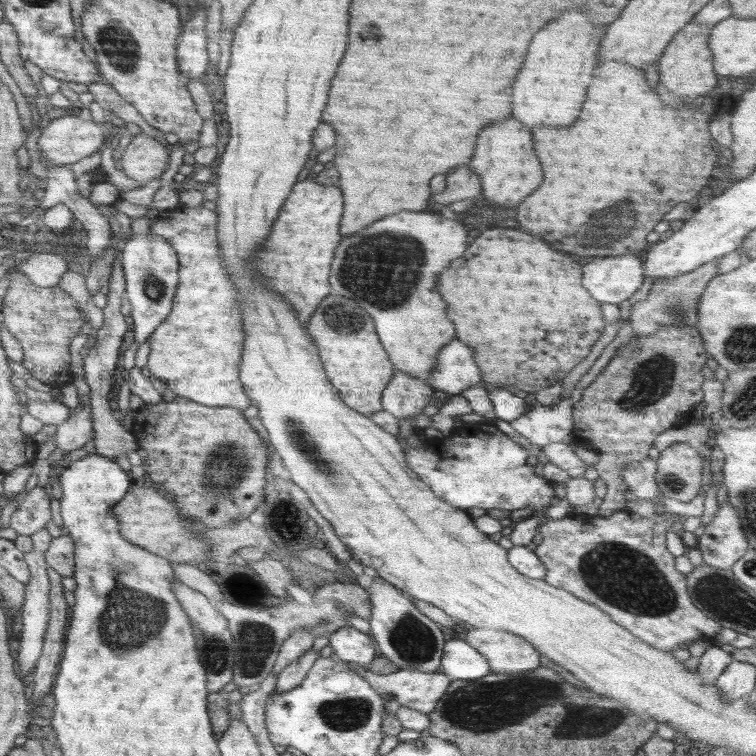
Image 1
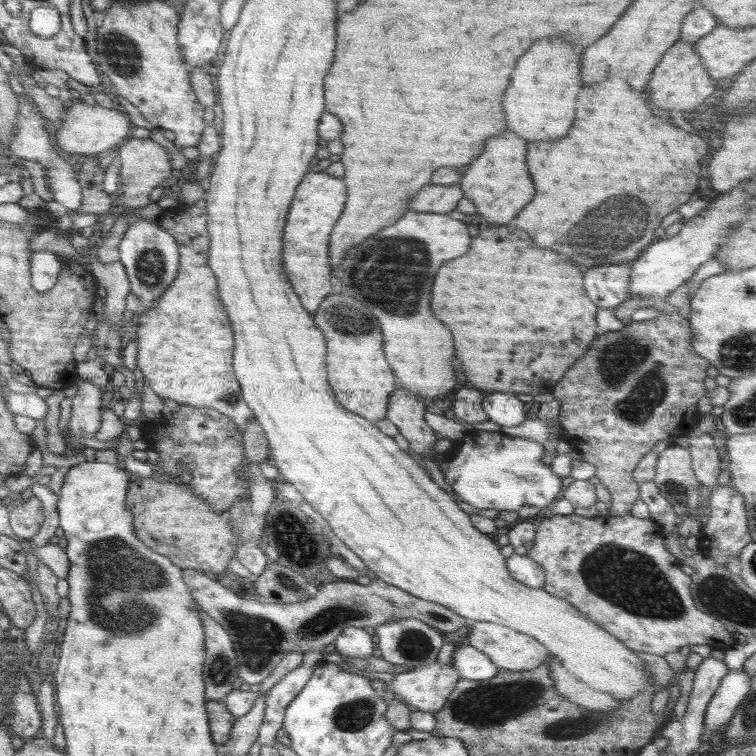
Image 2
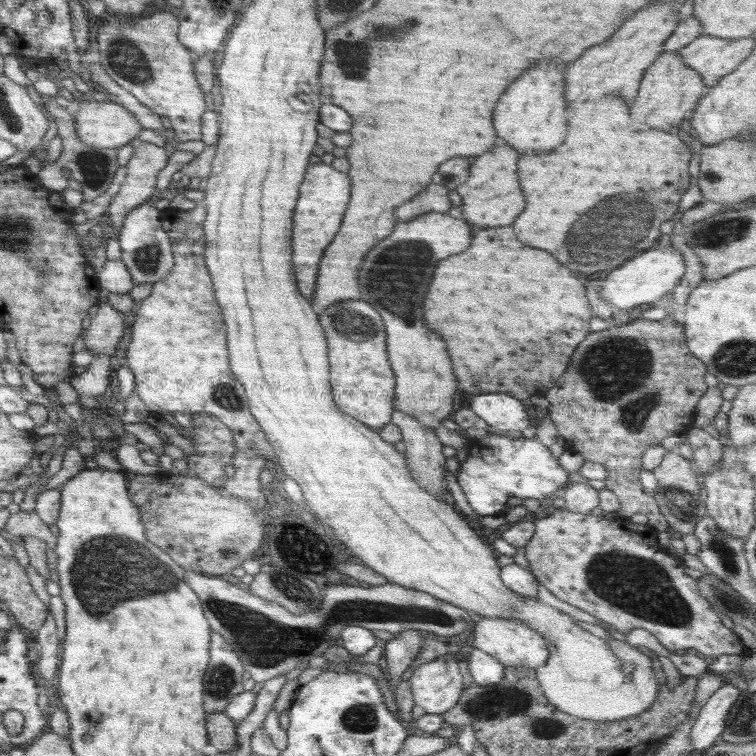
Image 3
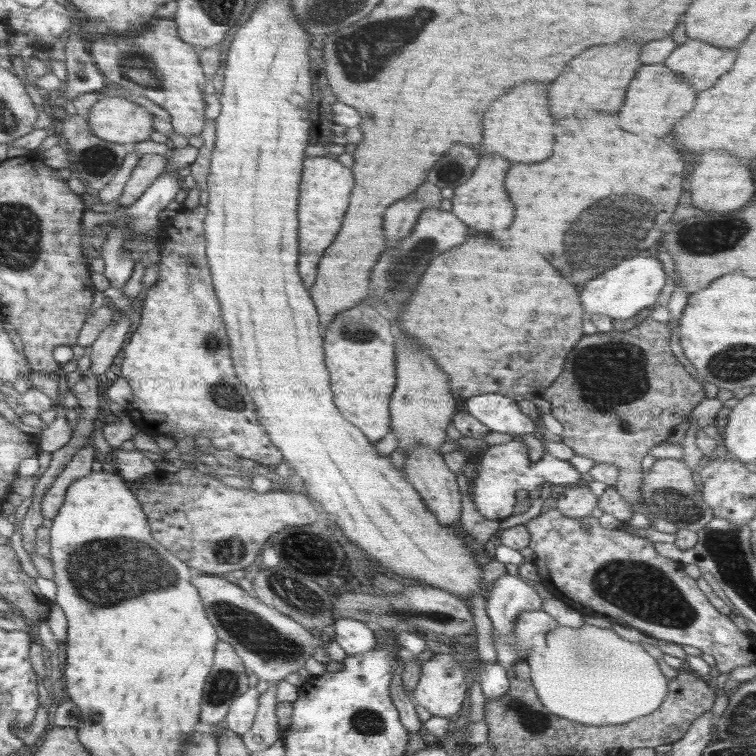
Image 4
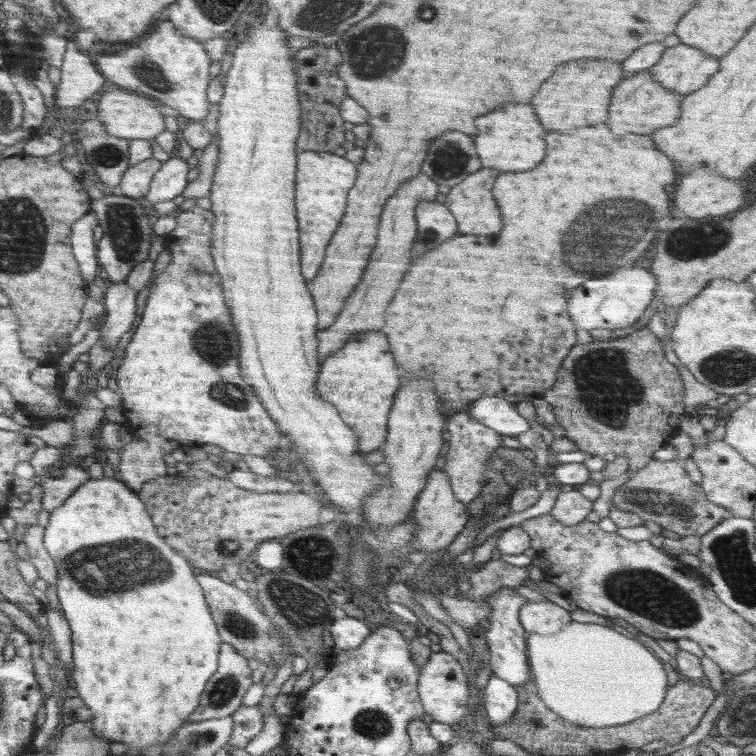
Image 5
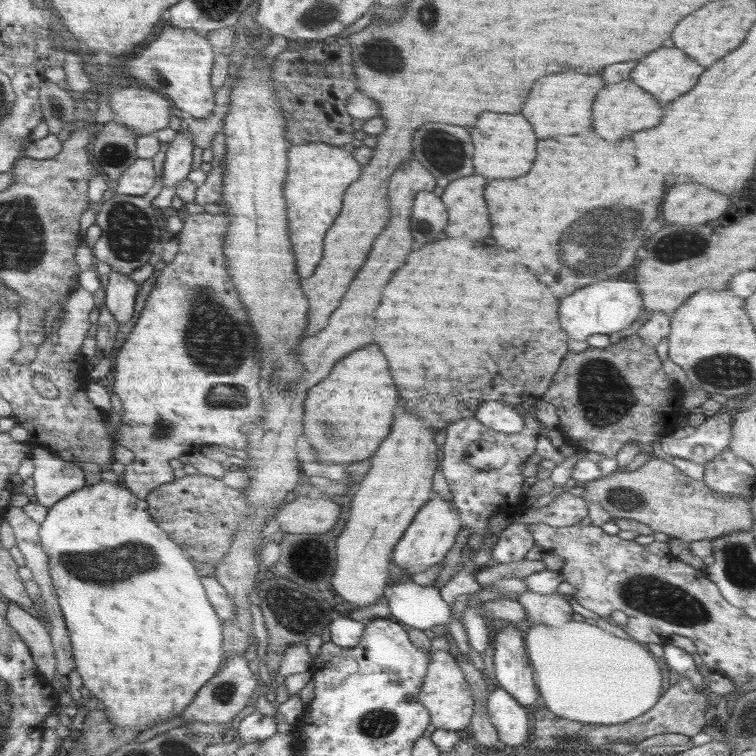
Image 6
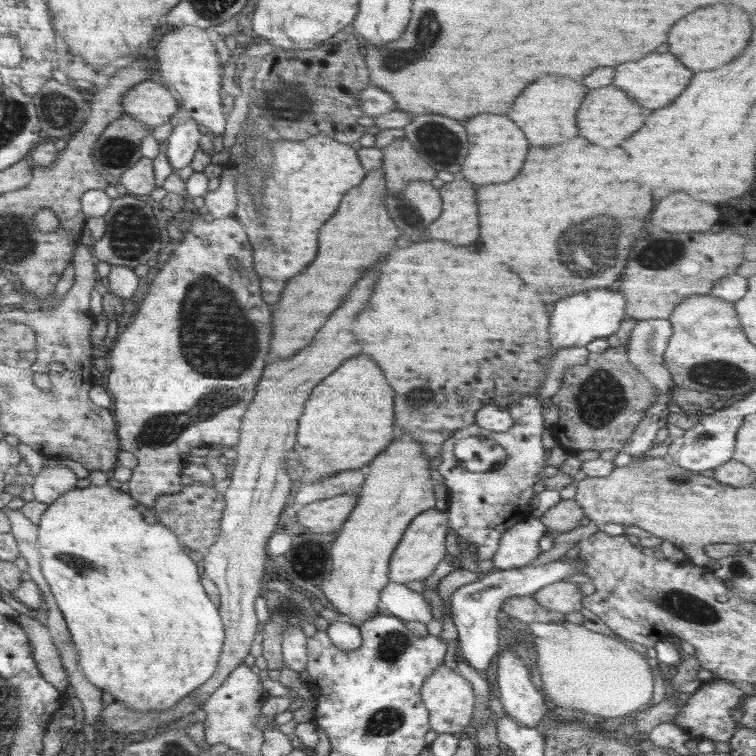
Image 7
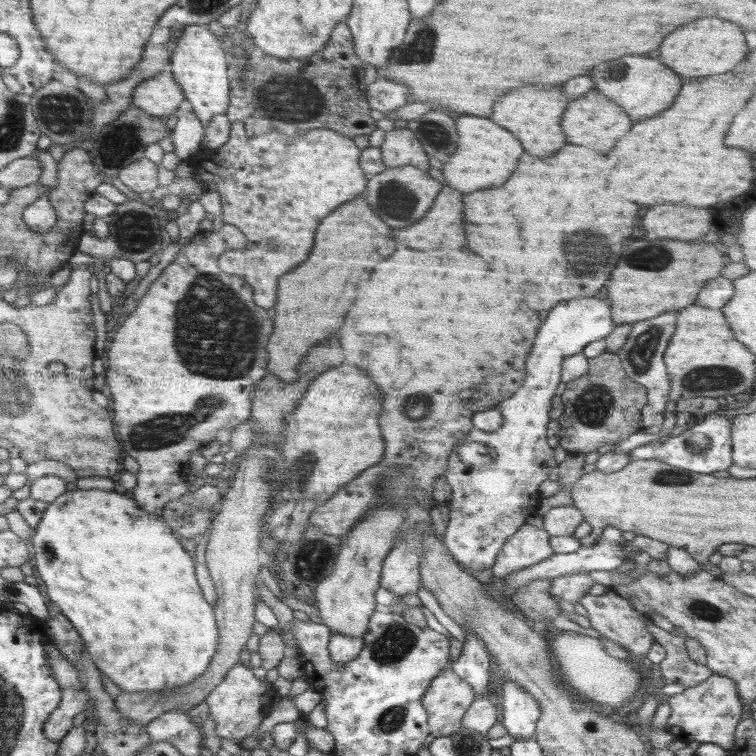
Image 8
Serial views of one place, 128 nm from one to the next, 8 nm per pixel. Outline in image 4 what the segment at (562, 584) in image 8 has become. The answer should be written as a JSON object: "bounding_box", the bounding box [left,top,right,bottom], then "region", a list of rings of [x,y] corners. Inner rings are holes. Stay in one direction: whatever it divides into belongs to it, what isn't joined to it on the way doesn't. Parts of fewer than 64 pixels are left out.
{"bounding_box":[514,609,558,660],"region":[[[542,609],[523,612],[514,629],[520,657],[525,660],[532,651],[544,651],[546,636],[558,627],[558,621]]]}

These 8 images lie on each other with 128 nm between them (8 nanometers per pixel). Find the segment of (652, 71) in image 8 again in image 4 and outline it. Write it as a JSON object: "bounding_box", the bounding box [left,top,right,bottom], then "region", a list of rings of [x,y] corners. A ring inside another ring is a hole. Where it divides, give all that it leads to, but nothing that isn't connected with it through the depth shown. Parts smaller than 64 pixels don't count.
{"bounding_box":[663,39,736,92],"region":[[[688,39],[678,45],[663,63],[700,92],[716,84],[732,68],[735,60],[736,49]]]}

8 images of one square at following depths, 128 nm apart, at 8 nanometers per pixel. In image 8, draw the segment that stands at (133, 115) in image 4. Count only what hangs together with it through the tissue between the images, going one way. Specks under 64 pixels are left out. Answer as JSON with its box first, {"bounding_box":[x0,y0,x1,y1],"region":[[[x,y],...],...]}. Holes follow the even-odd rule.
{"bounding_box":[131,72,184,119],"region":[[[160,72],[134,89],[131,104],[152,116],[166,119],[184,99],[184,93],[173,75]]]}

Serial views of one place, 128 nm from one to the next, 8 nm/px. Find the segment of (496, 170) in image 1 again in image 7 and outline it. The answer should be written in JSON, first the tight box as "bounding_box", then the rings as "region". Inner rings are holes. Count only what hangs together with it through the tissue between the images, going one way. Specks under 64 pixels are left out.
{"bounding_box":[426,180,478,244],"region":[[[454,180],[439,189],[443,209],[438,219],[426,227],[426,236],[448,240],[450,244],[470,244],[478,240],[478,204],[474,184]]]}

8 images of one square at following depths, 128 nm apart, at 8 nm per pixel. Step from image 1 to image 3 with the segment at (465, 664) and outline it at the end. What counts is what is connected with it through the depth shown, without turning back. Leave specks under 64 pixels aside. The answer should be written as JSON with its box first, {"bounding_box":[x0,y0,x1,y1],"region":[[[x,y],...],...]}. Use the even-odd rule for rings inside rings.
{"bounding_box":[464,649,505,686],"region":[[[479,649],[472,650],[464,667],[465,674],[473,684],[478,686],[494,686],[504,678],[505,665],[496,658]]]}

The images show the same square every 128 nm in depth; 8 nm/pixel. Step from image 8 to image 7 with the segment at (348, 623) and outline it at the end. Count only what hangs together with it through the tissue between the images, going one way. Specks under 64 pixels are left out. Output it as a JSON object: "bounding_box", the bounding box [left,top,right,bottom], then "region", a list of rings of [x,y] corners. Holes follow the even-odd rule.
{"bounding_box":[322,434,436,627],"region":[[[404,434],[397,437],[386,452],[380,452],[370,464],[368,464],[366,482],[363,482],[357,503],[343,522],[336,542],[332,544],[332,560],[334,564],[329,576],[322,583],[326,598],[332,603],[332,609],[340,614],[354,619],[354,624],[360,627],[364,621],[370,619],[378,612],[378,602],[382,589],[389,583],[389,562],[393,550],[399,544],[406,527],[421,512],[434,509],[436,497],[434,485],[430,477],[430,462],[425,457],[425,452],[416,438]]]}

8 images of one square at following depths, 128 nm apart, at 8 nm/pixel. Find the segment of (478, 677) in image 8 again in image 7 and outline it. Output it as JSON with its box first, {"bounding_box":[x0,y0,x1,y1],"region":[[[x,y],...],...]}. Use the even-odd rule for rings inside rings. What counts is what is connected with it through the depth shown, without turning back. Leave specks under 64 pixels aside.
{"bounding_box":[451,556,585,674],"region":[[[579,556],[572,561],[562,561],[562,557],[555,562],[542,566],[524,566],[511,569],[497,569],[480,575],[475,582],[466,584],[456,589],[451,595],[451,618],[458,631],[458,641],[461,647],[460,658],[483,674],[492,662],[492,657],[500,651],[498,639],[498,612],[505,600],[512,596],[533,594],[554,581],[581,572],[585,562]]]}

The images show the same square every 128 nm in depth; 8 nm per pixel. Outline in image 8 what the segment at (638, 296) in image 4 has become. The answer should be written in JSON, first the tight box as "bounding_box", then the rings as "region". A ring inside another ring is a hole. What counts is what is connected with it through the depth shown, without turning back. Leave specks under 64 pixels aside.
{"bounding_box":[443,295,615,570],"region":[[[597,295],[592,298],[577,298],[566,300],[556,304],[544,324],[538,330],[536,342],[532,345],[532,350],[526,359],[527,375],[522,386],[508,399],[503,400],[498,410],[504,417],[504,424],[496,431],[482,431],[472,428],[465,438],[457,443],[447,460],[447,469],[443,474],[446,476],[447,483],[452,488],[452,499],[448,501],[450,507],[450,520],[444,534],[445,547],[451,552],[456,561],[462,562],[472,570],[486,570],[491,568],[504,546],[506,539],[512,536],[525,522],[528,516],[537,514],[538,488],[544,480],[548,479],[550,471],[556,471],[558,466],[554,459],[554,448],[548,445],[546,433],[547,425],[551,420],[549,415],[552,399],[555,395],[556,386],[561,381],[561,370],[563,358],[578,354],[583,348],[594,342],[594,340],[604,339],[615,327],[611,311],[611,300],[603,299]],[[468,441],[478,441],[494,448],[497,457],[492,464],[476,468],[463,464],[459,459],[458,449],[462,443]]]}

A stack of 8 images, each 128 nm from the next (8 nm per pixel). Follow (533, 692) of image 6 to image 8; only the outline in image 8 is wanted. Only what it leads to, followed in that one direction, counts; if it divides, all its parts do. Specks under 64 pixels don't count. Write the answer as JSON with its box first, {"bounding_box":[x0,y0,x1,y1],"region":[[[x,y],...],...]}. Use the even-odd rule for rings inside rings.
{"bounding_box":[497,682,540,738],"region":[[[505,682],[497,700],[499,720],[513,738],[528,738],[535,735],[536,723],[540,719],[540,706],[532,694],[522,690],[520,684]]]}

